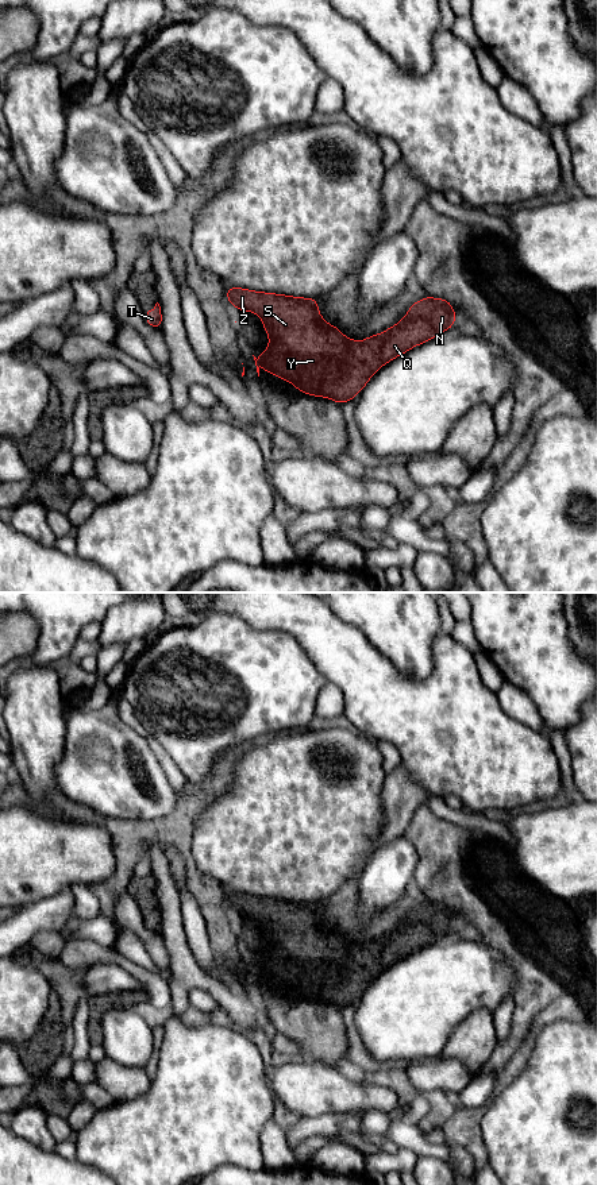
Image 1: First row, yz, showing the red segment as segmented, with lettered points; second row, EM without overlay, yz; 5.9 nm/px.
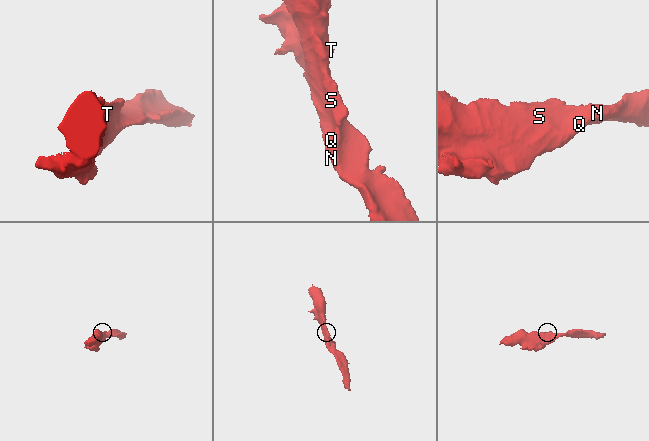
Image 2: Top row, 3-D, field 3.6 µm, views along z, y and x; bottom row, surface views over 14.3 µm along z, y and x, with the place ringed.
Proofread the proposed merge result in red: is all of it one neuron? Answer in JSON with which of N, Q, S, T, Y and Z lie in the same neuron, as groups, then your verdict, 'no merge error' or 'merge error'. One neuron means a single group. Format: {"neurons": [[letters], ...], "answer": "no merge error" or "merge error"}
{"neurons": [["N", "Q", "S", "T", "Y", "Z"]], "answer": "no merge error"}

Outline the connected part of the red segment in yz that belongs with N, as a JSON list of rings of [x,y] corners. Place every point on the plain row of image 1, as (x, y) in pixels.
[[[230,891],[226,900],[236,915],[257,918],[270,942],[269,953],[257,962],[254,961],[258,981],[262,970],[269,979],[289,985],[303,999],[331,1003],[338,1010],[358,1000],[385,968],[452,933],[458,920],[451,911],[451,906],[425,900],[409,912],[398,929],[382,938],[367,941],[362,946],[354,946],[346,942],[334,929],[323,926],[316,908],[317,902],[290,902],[235,891]]]

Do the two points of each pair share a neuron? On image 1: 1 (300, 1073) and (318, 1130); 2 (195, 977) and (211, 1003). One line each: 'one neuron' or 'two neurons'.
1: two neurons
2: two neurons

